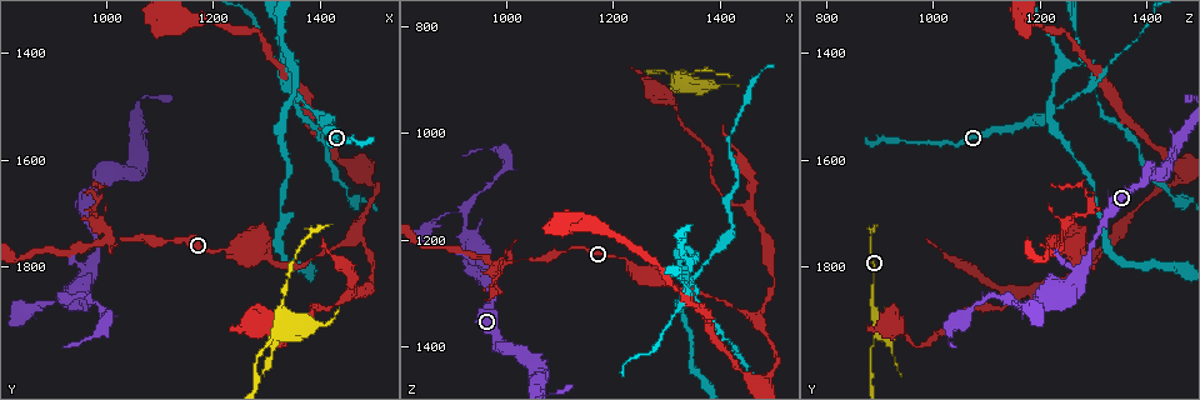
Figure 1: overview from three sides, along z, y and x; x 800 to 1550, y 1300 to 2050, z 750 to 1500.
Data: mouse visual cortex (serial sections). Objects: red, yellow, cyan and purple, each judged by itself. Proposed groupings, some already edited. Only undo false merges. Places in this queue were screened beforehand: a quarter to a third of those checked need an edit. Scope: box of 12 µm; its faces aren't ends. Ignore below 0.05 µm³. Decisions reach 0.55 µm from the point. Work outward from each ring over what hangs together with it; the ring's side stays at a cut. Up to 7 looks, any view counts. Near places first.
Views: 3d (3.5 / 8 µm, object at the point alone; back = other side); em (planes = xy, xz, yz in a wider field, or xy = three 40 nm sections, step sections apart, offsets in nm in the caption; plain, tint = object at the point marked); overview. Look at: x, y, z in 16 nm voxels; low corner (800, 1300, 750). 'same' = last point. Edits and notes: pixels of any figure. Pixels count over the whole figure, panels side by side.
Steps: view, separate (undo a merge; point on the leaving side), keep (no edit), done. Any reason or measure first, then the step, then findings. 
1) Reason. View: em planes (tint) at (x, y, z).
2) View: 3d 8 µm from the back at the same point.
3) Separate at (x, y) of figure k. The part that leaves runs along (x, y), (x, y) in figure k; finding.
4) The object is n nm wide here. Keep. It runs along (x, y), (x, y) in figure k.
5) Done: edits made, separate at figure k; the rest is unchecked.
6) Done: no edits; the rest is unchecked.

Branch point. View: 3d 3.5 µm at (1045, 1745, 1235).

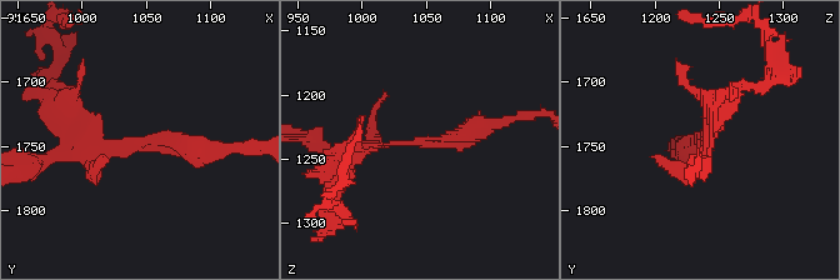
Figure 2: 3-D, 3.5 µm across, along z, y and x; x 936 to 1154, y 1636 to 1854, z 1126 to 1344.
3 arms meet here; the arms are 150, 150, 250 nm wide; shape alone is not enough. View: em xy step 2 (tint) at (1046, 1750, 1236).

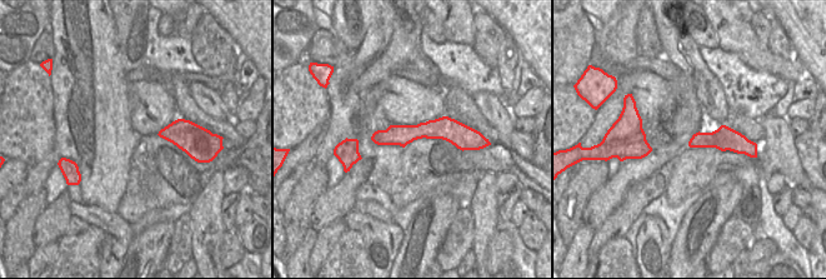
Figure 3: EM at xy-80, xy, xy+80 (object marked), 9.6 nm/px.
Keep. It runs along (466, 131), (420, 130), (375, 138) in figure 3; continuous, no second cell.

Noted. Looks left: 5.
A narrow waist. View: 3d 3.5 µm at (920, 1860, 1145).

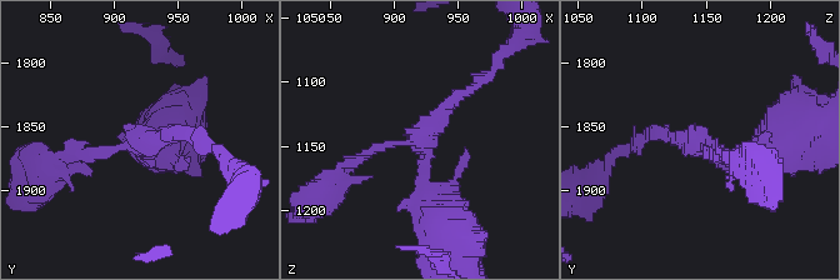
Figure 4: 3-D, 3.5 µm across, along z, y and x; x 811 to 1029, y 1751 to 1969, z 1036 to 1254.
3 arms meet here; the arms are 150, 150, 350 nm wide. View: em xy step 5 (tint) at (924, 1864, 1146).

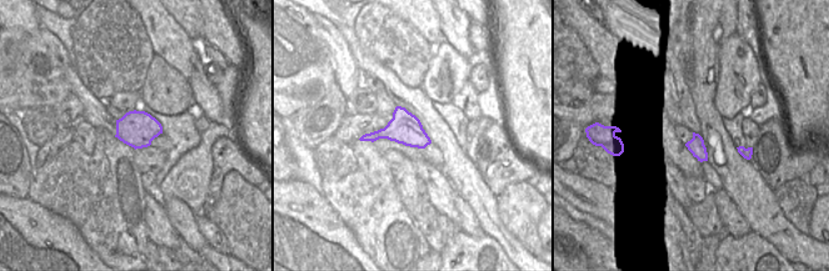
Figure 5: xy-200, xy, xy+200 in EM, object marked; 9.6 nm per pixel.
Keep. It runs along (436, 215), (425, 131), (479, 80) in figure 4; continuous, no second cell.

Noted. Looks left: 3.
Small branch off a trunk. View: 3d 3.5 µm at (1325, 1915, 900).

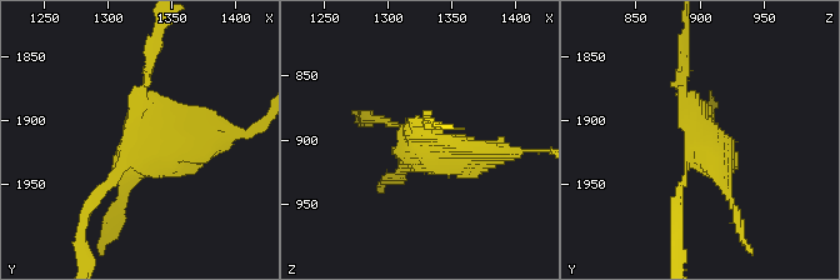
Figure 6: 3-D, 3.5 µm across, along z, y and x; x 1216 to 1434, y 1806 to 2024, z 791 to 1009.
View: em xy step 2 (tint) at (1326, 1916, 904).

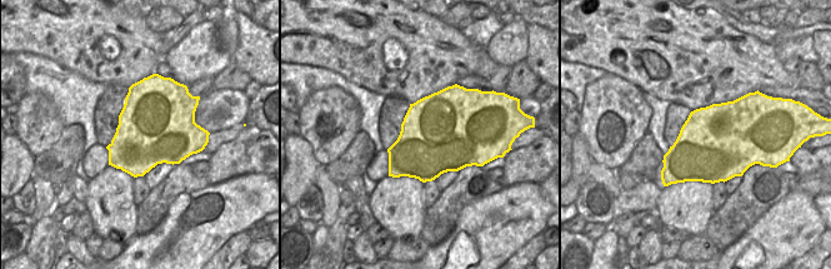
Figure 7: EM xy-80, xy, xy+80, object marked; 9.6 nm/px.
Separate at (495, 148) of figure 6. The part that leaves runs along (436, 150), (533, 150) in figure 6; two cells meet here.

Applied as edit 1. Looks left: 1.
Done: edits made, separate at figure 6; the rest is unchecked.

